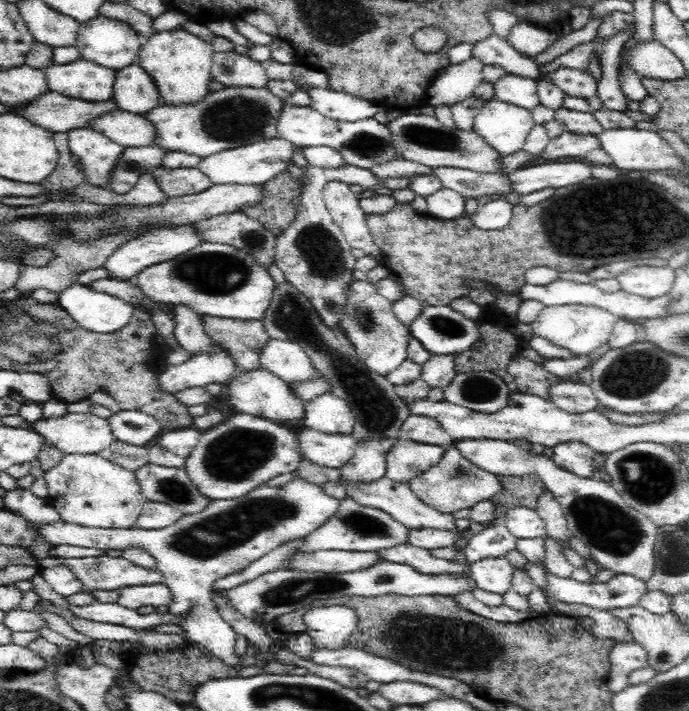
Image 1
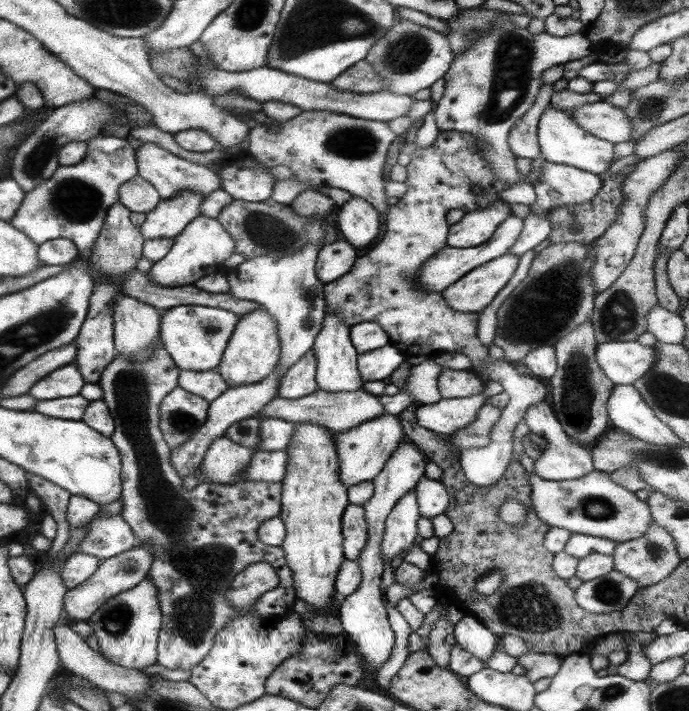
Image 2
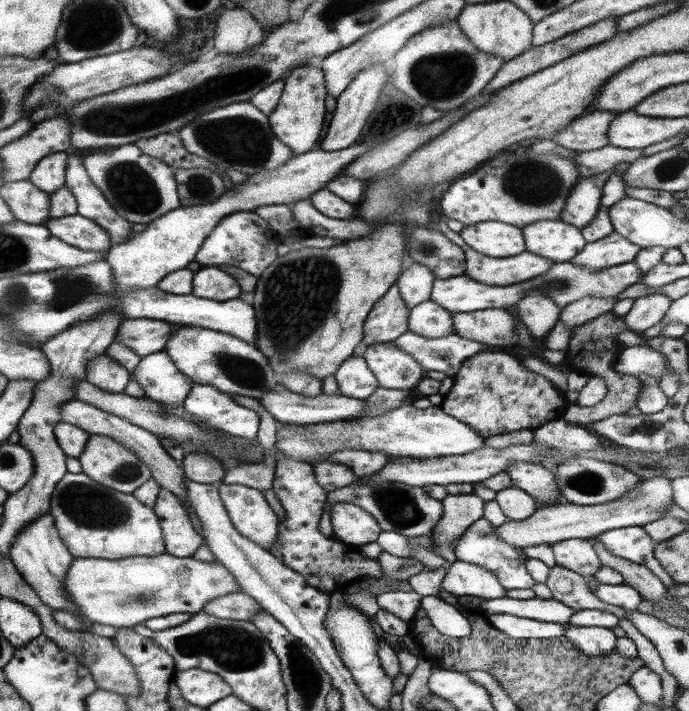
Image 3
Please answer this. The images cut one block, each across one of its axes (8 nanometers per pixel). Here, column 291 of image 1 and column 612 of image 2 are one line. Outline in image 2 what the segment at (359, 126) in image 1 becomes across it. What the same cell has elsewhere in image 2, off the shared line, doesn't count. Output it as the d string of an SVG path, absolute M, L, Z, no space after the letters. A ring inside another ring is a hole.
M599 100L579 105L567 113L584 132L591 133L601 140L613 144L631 140L631 120L625 118L623 110L611 106L607 101Z

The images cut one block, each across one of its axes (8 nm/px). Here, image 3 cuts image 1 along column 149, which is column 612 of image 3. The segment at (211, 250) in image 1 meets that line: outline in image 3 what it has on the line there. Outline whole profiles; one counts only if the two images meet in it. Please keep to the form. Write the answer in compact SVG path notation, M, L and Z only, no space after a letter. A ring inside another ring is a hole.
M568 261L553 263L544 274L507 286L489 286L463 275L453 276L447 279L434 278L430 299L431 302L439 304L441 308L445 308L445 310L448 310L450 313L473 312L487 308L505 309L505 307L516 307L517 301L523 297L523 293L525 293L527 289L539 289L539 291L543 291L547 297L551 298L551 300L555 302L555 305L562 309L565 305L569 305L571 302L585 296L593 295L595 297L616 298L617 293L637 283L639 279L640 273L634 262L608 267L593 273L583 268L575 267Z

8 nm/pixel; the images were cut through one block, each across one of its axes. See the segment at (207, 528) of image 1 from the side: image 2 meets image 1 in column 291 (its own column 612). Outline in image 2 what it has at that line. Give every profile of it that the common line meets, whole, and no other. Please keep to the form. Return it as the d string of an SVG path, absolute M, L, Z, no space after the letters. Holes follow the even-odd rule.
M593 470L577 480L547 481L524 471L524 478L531 487L532 510L535 511L535 515L543 523L550 527L563 528L573 534L587 534L587 536L607 538L607 540L613 540L614 543L619 544L619 542L643 536L647 526L649 526L649 522L651 522L647 503L637 499L635 493L614 484L609 480L607 473Z

